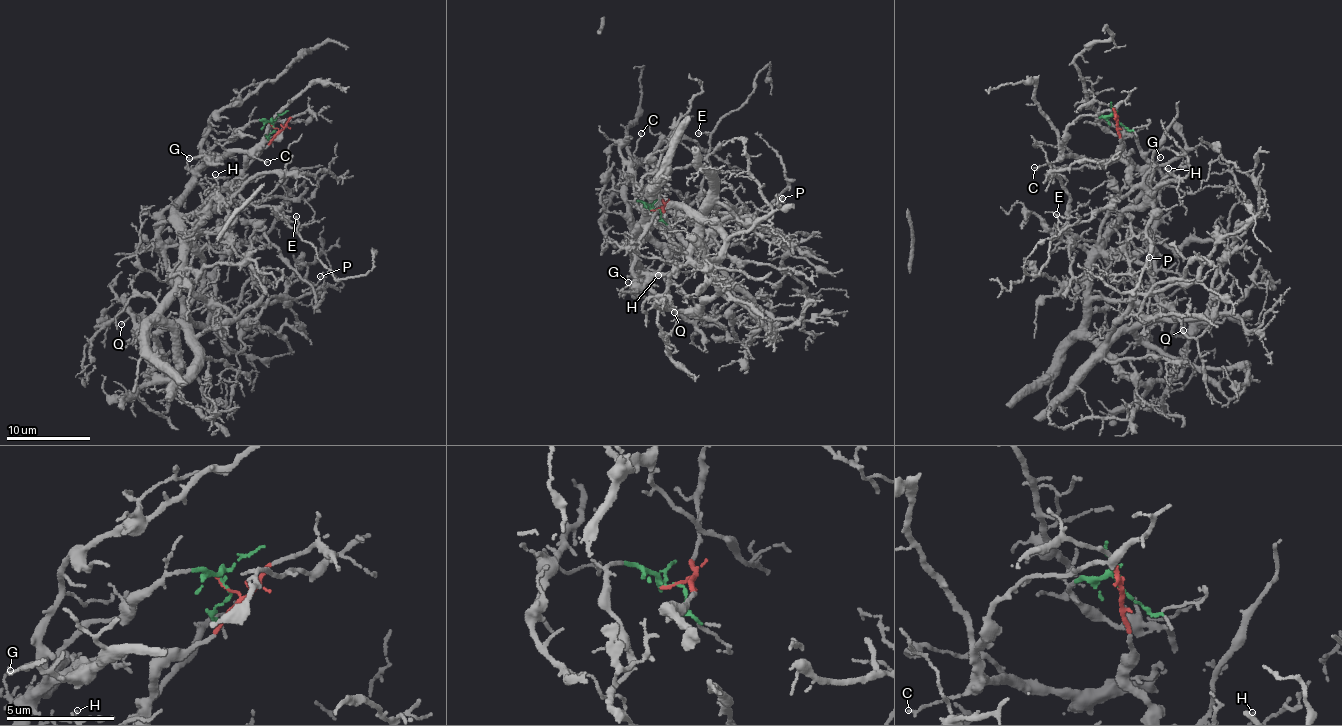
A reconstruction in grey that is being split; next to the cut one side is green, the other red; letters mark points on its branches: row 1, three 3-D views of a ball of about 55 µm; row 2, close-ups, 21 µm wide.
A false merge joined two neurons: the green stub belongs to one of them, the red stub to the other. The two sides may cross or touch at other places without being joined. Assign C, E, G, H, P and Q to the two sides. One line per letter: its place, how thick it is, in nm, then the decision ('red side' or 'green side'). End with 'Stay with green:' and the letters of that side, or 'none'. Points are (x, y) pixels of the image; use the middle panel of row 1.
C: (641, 133) | 110 nm | red side
E: (698, 133) | 80 nm | red side
G: (628, 282) | 100 nm | green side
H: (658, 275) | 100 nm | green side
P: (782, 198) | 80 nm | red side
Q: (674, 312) | 110 nm | red side
Stay with green: G, H

